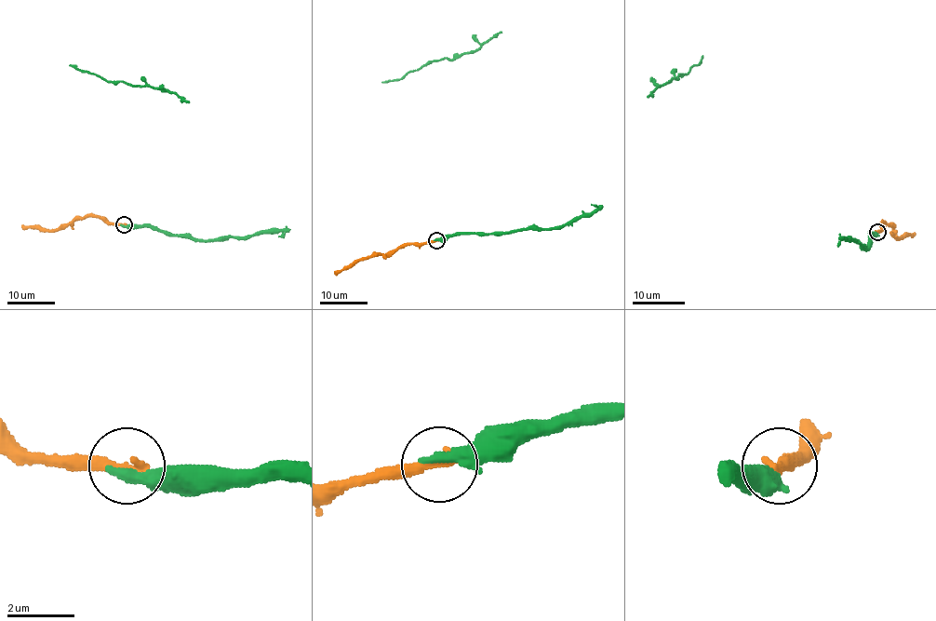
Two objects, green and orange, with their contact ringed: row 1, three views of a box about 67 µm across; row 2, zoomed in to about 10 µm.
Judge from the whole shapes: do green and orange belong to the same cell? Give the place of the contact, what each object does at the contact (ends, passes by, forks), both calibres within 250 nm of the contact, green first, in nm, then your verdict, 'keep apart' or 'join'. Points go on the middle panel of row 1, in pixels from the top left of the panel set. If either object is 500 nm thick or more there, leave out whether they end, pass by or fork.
(436, 240) | green ends | orange ends | 420/360 nm | join

